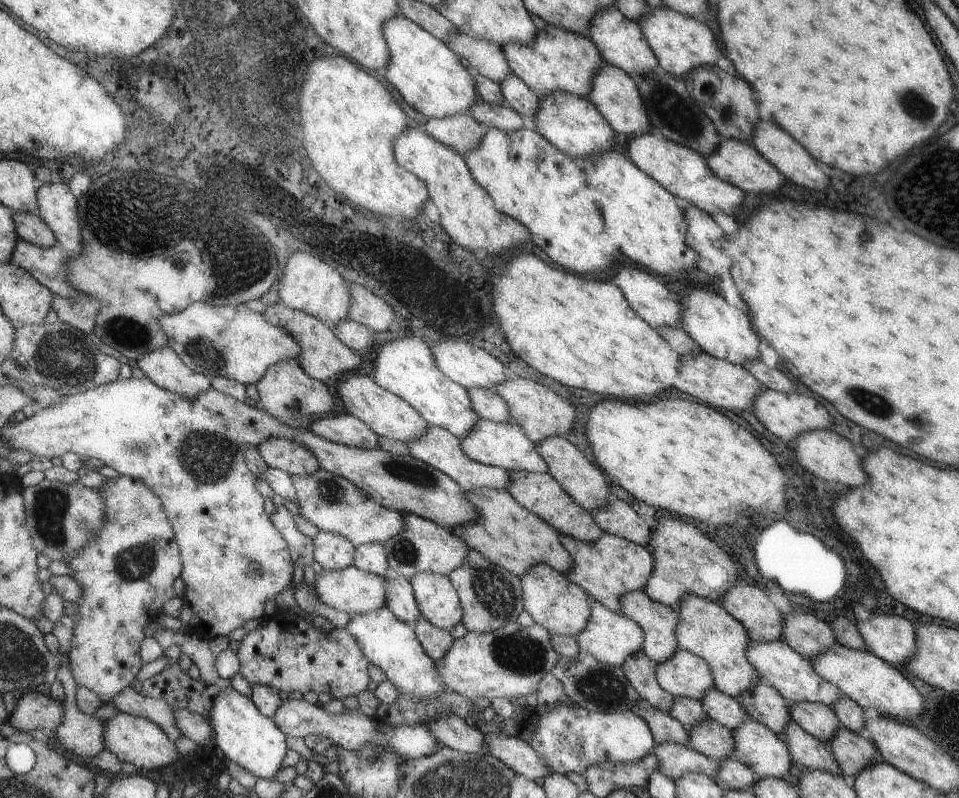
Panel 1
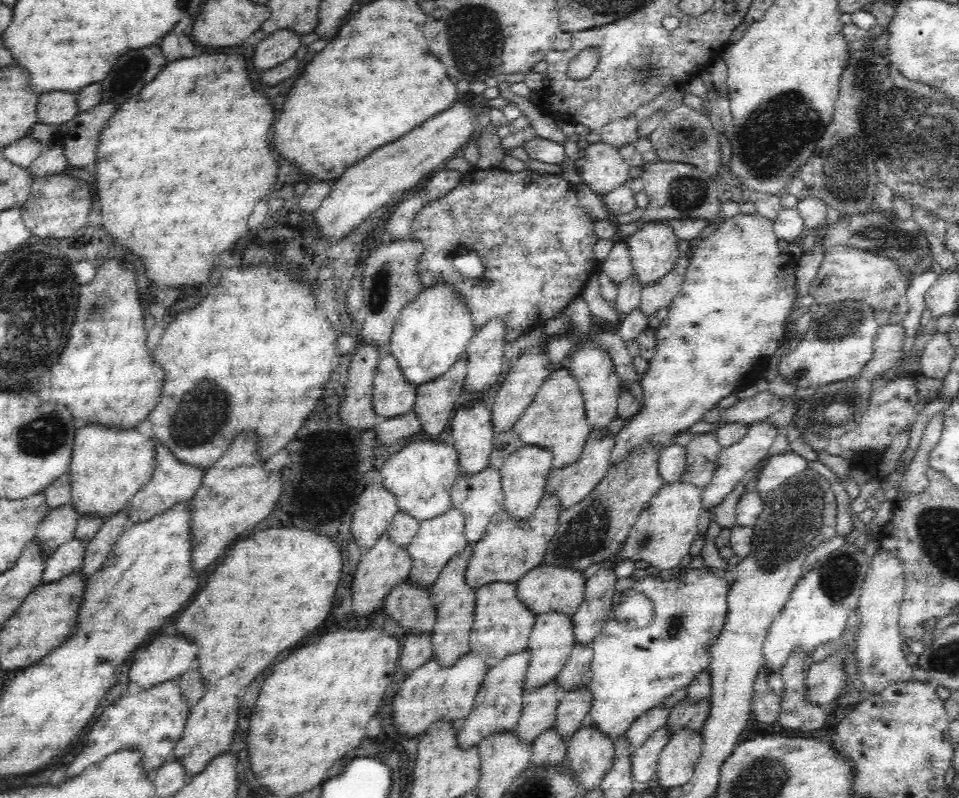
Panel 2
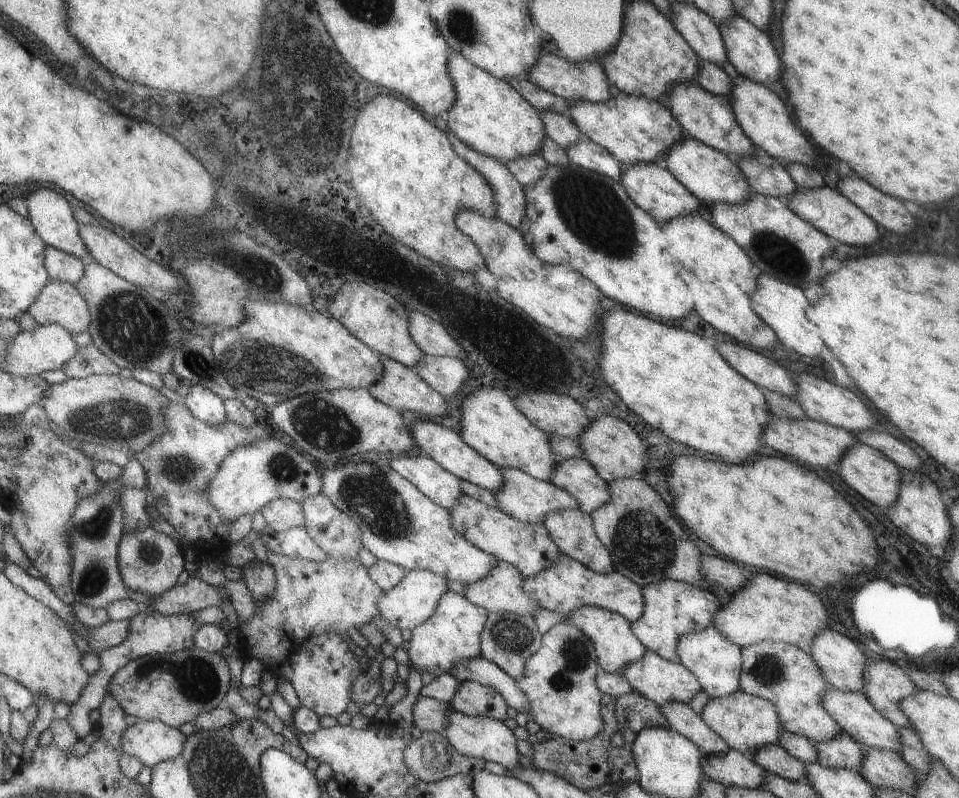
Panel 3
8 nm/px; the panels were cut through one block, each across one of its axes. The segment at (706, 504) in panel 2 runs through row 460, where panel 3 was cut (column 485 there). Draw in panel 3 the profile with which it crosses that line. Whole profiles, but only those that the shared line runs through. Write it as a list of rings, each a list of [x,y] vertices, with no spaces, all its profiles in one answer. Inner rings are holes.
[[[451,709],[449,717],[446,718],[443,734],[459,754],[497,762],[509,772],[515,767],[521,767],[517,760],[518,751],[515,747],[516,737],[513,731],[505,726],[503,721],[492,719],[490,716],[472,717]]]

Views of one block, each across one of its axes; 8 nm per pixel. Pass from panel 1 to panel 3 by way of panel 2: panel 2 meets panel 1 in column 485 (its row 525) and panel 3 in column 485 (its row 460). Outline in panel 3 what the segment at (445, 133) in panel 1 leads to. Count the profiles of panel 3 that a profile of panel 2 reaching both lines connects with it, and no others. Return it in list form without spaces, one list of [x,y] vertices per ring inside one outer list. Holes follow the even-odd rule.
[[[449,133],[449,139],[453,150],[467,164],[479,171],[481,176],[493,188],[494,202],[497,204],[495,216],[518,230],[524,211],[524,194],[522,186],[509,172],[505,163],[475,152],[465,143],[462,143],[459,138],[456,138],[453,133]]]

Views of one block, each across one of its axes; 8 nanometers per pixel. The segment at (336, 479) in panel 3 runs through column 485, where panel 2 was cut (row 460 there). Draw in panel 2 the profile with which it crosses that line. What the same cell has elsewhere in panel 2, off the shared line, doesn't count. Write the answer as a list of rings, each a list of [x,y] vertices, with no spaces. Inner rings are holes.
[[[569,368],[554,371],[539,386],[534,400],[514,423],[512,430],[517,432],[526,445],[538,445],[550,452],[551,468],[564,468],[577,460],[585,448],[586,439],[591,432],[587,424],[584,399],[578,381]]]

